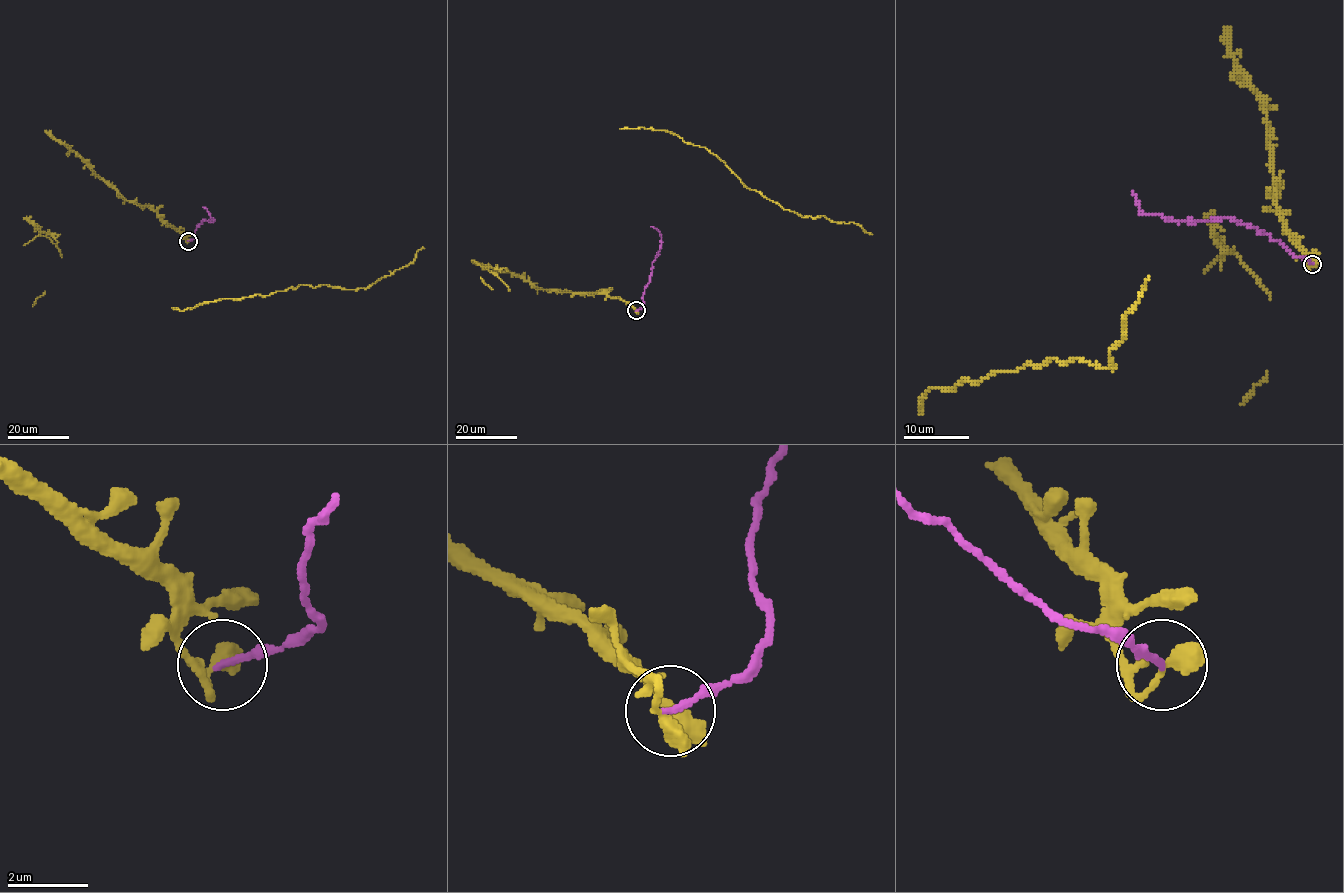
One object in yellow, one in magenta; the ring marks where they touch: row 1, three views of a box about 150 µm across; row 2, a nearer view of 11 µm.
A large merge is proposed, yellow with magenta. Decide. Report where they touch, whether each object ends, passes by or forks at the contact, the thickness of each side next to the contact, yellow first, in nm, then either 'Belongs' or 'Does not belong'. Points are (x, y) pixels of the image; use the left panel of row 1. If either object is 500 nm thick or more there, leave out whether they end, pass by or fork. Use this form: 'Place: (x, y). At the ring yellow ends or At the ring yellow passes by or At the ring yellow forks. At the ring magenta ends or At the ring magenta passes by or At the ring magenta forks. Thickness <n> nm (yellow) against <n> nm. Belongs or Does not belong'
Place: (188, 241). At the ring yellow ends. At the ring magenta ends. Thickness 460 nm (yellow) against 150 nm. Does not belong

